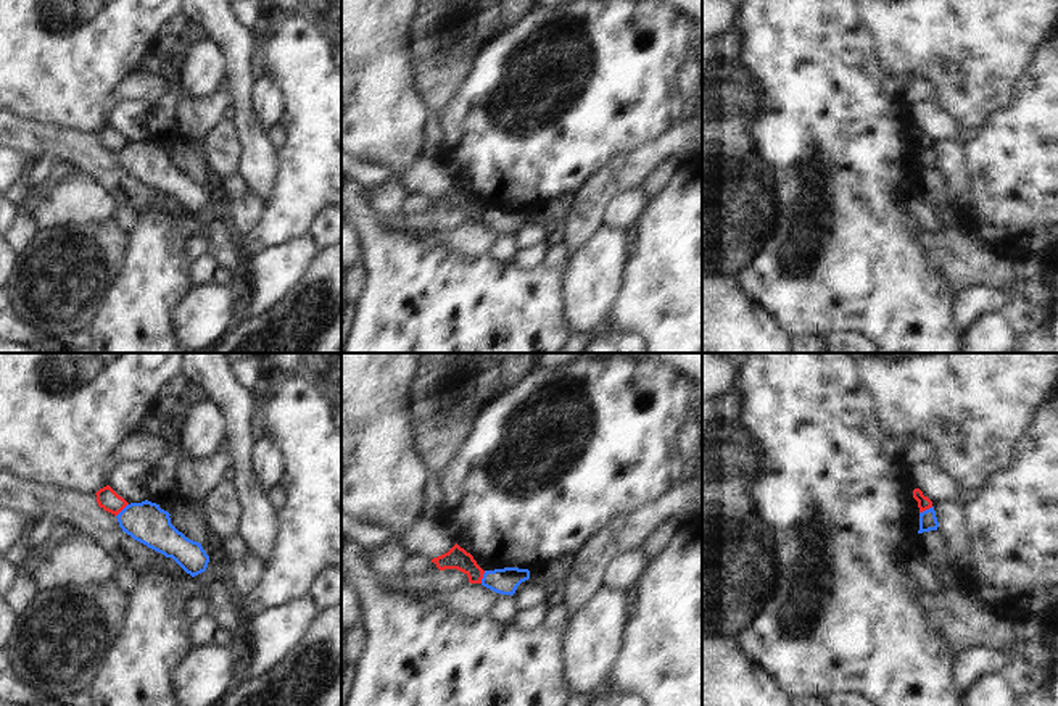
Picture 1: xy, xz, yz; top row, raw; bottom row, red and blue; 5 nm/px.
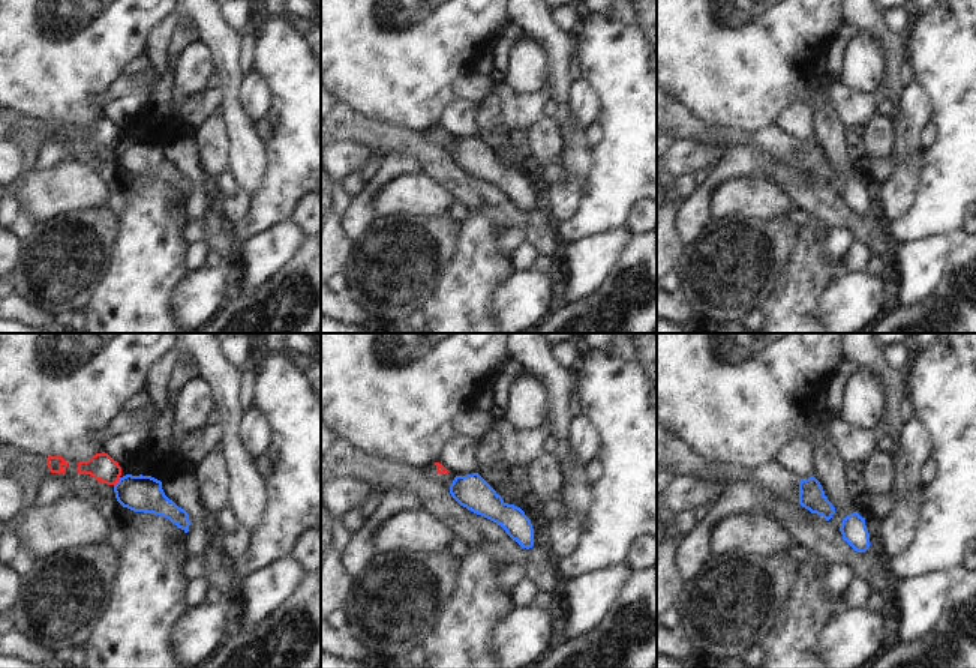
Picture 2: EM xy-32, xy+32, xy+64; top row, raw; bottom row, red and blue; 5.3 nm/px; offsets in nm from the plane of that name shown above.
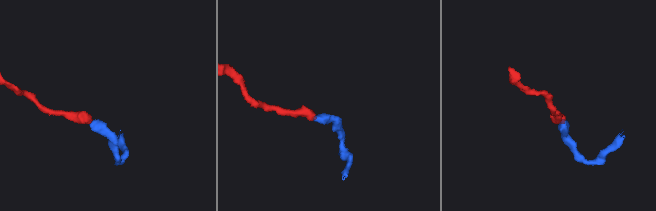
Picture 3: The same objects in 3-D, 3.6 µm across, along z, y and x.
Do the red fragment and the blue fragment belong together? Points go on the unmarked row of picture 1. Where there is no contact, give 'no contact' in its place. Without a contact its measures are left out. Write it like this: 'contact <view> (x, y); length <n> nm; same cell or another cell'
contact yz (926, 147); length 80 nm; another cell

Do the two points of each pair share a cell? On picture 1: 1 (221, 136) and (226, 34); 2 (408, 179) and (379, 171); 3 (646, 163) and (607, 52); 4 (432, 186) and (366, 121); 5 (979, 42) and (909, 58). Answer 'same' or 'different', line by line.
1: different
2: same
3: different
4: different
5: same

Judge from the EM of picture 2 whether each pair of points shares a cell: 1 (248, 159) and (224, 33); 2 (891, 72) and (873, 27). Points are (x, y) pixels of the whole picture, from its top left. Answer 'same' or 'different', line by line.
1: same
2: same

